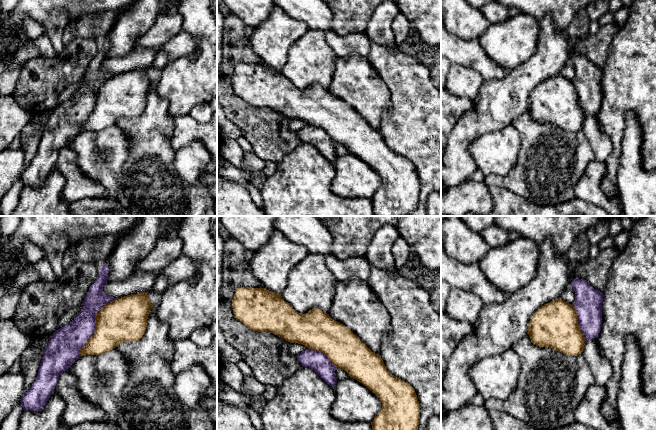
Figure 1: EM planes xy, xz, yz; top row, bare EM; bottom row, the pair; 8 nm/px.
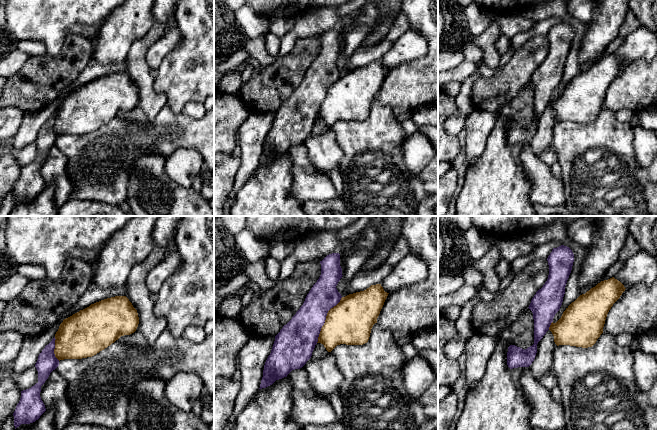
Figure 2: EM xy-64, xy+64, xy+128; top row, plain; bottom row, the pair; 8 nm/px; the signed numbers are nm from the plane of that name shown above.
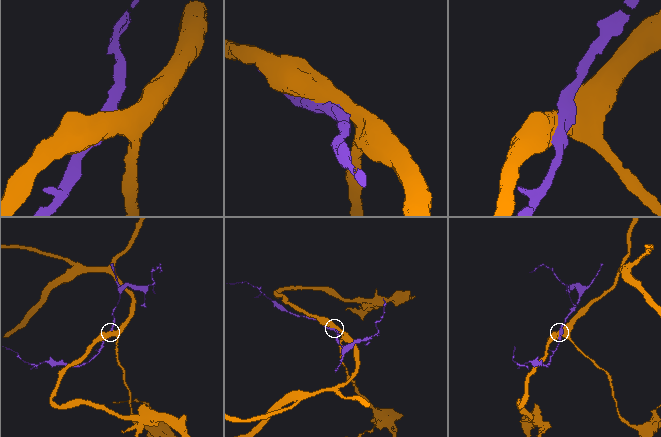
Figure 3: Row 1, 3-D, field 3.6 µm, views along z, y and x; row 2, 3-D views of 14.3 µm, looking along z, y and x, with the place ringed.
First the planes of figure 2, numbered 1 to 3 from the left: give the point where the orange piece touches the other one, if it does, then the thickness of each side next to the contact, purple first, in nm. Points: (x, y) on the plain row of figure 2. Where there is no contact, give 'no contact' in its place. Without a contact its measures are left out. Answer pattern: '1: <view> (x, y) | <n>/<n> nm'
1: xy-64 (54, 124) | 160/360 nm
2: xy+64 (325, 95) | 300/360 nm
3: xy+128 (550, 100) | 220/360 nm

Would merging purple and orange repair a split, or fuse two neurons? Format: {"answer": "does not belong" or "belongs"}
{"answer": "does not belong"}

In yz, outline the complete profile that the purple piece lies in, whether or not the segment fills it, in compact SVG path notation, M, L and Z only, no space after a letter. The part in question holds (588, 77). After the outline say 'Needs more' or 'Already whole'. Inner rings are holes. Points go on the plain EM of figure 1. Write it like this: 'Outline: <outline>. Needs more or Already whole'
Outline: M579 54L574 55L571 61L575 68L573 82L578 90L579 104L587 118L597 114L601 107L603 68Z. Already whole

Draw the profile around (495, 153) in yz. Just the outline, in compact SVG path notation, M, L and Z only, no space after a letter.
M508 125L472 141L468 151L484 176L505 177L518 163L520 148L521 138L518 131Z

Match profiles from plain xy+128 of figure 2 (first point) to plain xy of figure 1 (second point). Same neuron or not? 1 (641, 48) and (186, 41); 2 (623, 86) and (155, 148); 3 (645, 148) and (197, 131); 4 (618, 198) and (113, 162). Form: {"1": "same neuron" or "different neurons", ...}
{"1": "same neuron", "2": "different neurons", "3": "different neurons", "4": "different neurons"}

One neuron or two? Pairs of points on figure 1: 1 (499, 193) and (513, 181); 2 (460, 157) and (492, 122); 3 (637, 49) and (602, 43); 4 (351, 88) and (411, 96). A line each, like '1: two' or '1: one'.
1: two
2: one
3: two
4: two

